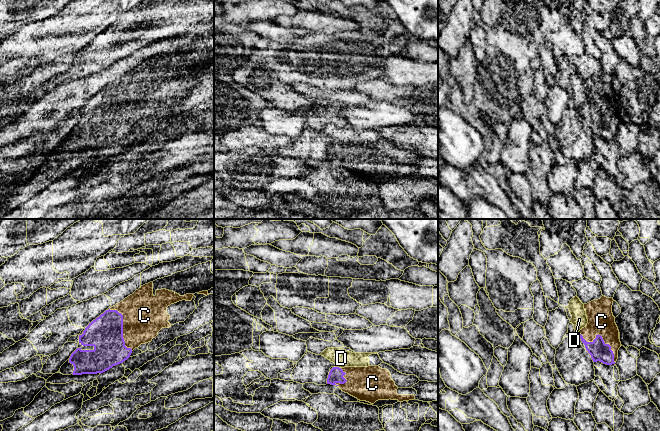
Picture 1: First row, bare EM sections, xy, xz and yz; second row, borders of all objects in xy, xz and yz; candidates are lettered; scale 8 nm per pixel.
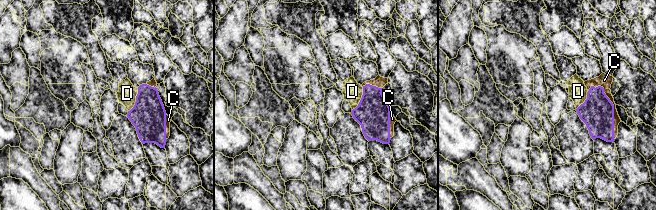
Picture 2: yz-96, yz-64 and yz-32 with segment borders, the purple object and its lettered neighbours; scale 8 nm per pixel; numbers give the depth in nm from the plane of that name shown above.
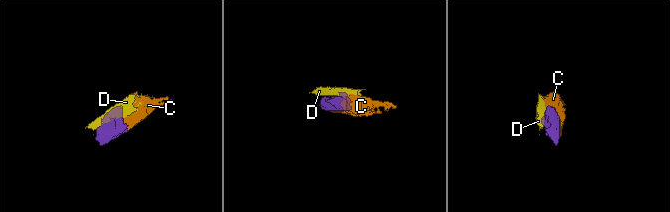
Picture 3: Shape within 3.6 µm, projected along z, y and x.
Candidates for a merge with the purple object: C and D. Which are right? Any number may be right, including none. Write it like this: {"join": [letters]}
{"join": ["C"]}

